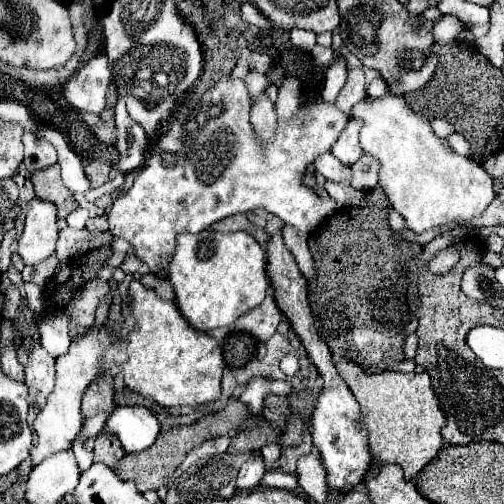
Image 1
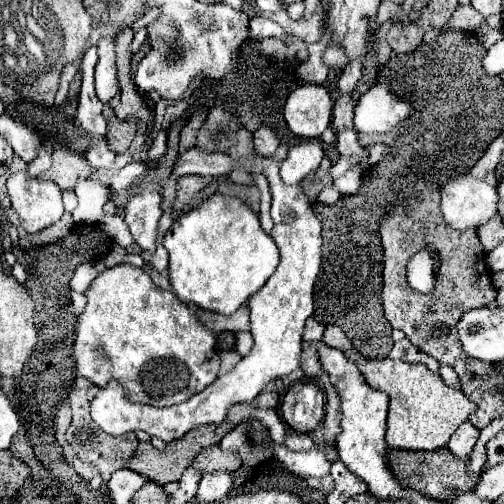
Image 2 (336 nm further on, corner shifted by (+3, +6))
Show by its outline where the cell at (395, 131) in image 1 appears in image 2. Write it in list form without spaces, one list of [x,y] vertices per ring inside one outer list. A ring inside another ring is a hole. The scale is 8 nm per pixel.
[[[470,174],[448,180],[442,186],[444,220],[456,228],[478,228],[498,212],[498,192]]]

